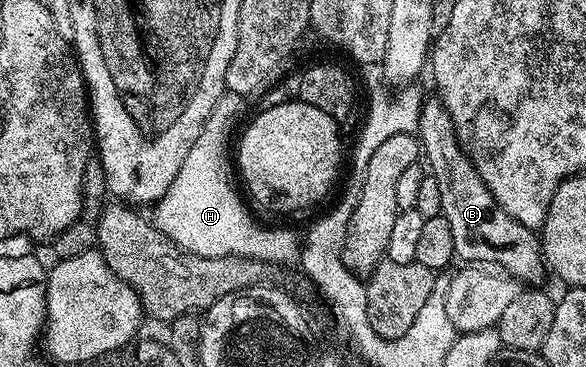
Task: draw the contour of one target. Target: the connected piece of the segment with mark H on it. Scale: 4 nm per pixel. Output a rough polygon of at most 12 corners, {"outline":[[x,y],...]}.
{"outline":[[241,101],[206,118],[154,223],[179,248],[265,265],[297,259],[288,228],[263,228],[228,173]]}

